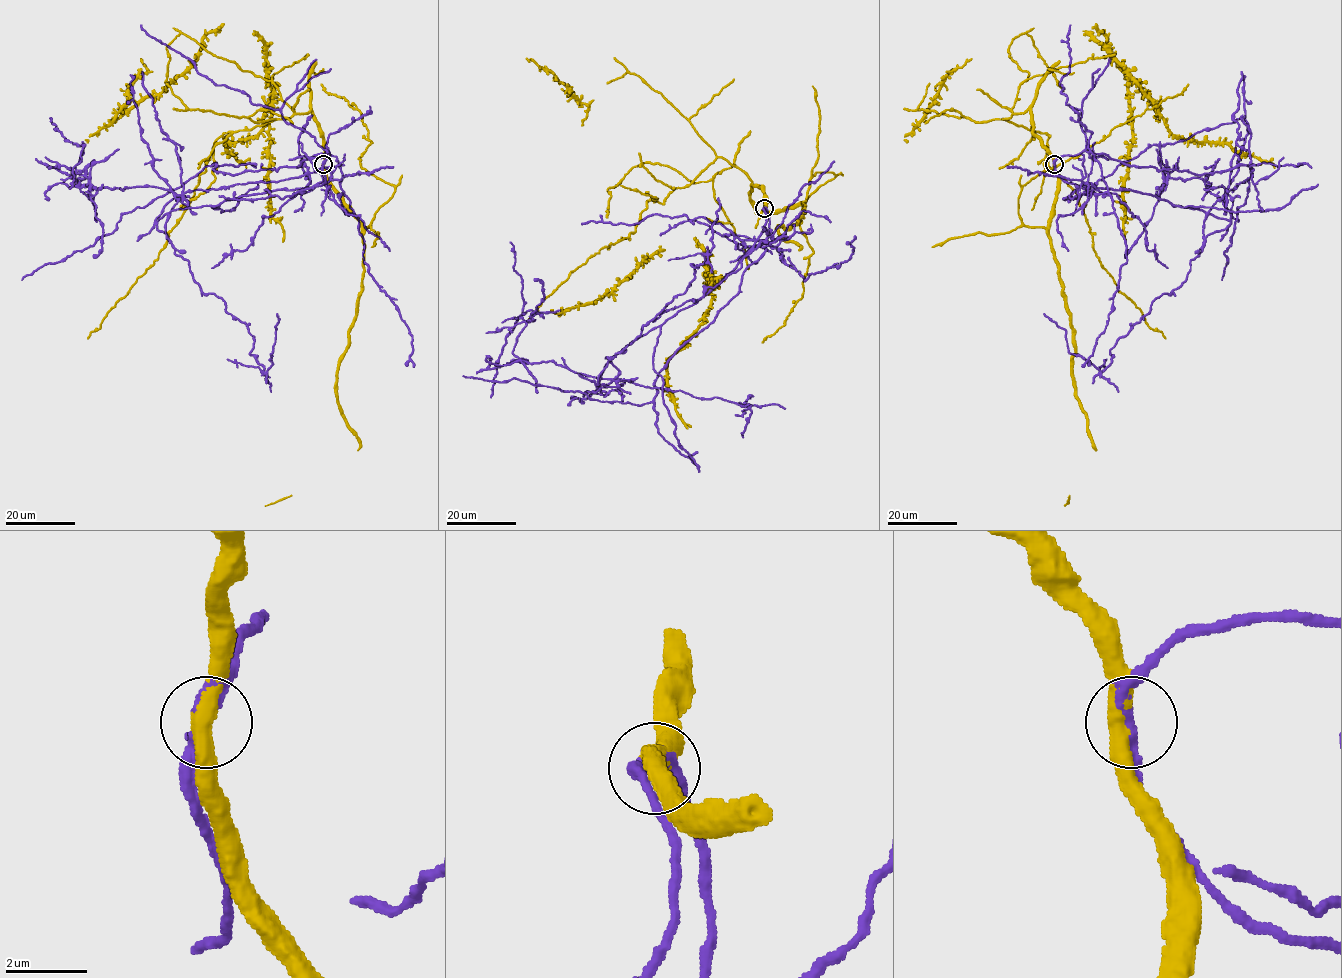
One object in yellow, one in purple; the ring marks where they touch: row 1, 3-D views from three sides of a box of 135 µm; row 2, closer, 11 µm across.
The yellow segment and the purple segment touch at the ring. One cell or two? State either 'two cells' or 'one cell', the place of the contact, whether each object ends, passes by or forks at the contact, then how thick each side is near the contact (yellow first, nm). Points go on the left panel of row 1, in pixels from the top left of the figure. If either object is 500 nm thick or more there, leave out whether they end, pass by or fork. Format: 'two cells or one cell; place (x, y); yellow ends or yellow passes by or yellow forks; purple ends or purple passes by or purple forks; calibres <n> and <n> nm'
two cells; place (323, 164); yellow passes by; purple forks; calibres 420 and 220 nm

